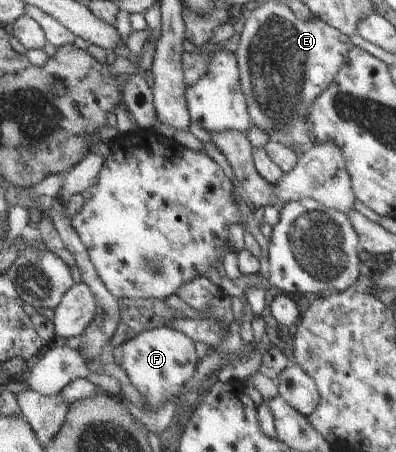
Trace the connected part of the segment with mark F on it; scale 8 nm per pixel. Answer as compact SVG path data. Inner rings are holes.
M169 327L138 333L121 347L124 352L120 366L129 375L133 386L149 401L149 406L141 408L157 407L169 401L169 397L176 399L180 387L189 381L199 361L194 341L183 332Z

